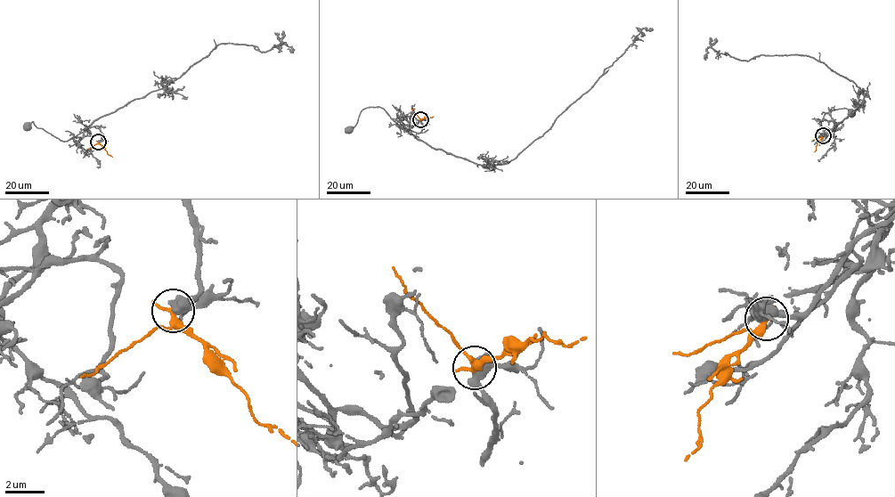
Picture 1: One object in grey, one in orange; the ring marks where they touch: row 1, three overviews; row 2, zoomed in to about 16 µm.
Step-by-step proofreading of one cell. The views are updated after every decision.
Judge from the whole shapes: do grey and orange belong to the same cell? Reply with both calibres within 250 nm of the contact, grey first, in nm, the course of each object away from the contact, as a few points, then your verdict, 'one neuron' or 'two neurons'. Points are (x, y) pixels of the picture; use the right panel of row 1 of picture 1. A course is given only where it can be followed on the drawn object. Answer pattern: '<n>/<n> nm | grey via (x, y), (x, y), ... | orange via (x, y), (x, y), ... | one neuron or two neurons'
550/280 nm | grey via (823, 135), (827, 134), (840, 122), (828, 130), (824, 129), (820, 122), (825, 114), (846, 108), (851, 114) | orange via (823, 135), (814, 151) | one neuron

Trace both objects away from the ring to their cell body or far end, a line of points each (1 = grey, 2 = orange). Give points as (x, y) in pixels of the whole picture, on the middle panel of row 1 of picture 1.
1: (420, 119), (423, 127), (415, 133), (400, 126), (383, 108), (369, 107), (360, 112), (349, 130)
2: (420, 119), (434, 117)

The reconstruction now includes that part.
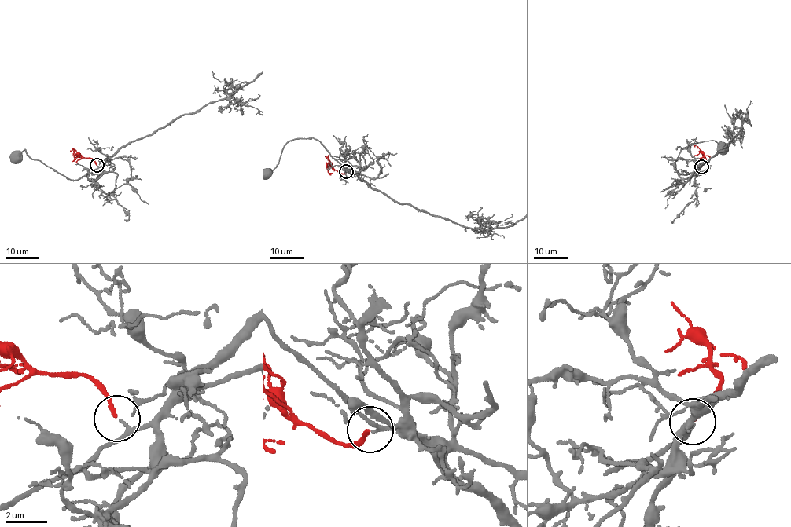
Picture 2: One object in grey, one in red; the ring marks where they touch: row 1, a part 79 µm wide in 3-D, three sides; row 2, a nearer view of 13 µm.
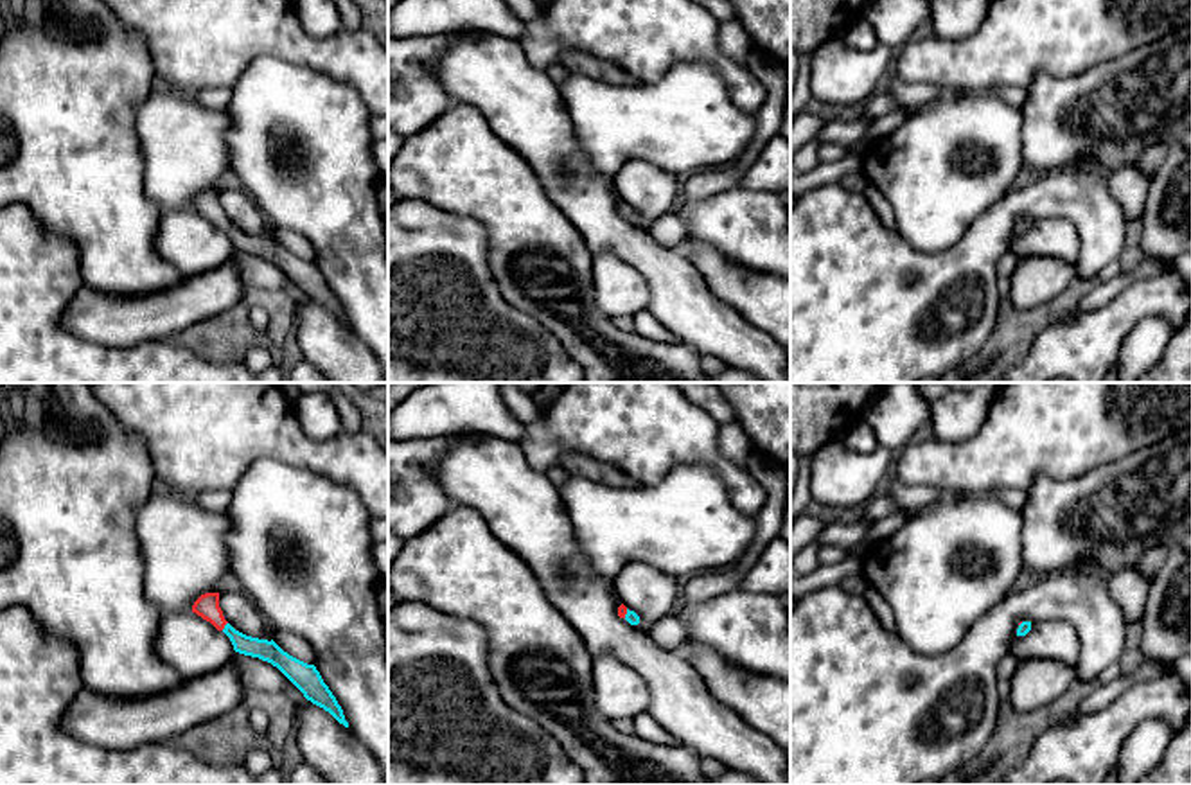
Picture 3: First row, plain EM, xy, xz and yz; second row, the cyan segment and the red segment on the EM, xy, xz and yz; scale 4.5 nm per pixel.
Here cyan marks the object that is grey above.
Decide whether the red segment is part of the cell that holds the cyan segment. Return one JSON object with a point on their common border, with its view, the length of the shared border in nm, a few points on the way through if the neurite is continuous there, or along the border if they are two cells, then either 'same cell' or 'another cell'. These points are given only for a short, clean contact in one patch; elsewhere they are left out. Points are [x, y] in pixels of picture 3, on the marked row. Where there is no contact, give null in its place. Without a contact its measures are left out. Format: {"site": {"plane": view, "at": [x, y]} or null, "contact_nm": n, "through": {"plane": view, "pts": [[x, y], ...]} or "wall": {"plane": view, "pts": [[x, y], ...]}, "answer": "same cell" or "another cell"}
{"site": {"plane": "xy", "at": [225, 626]}, "contact_nm": 50, "through": {"plane": "xy", "pts": [[268, 651], [245, 645], [225, 626], [207, 606]]}, "answer": "same cell"}

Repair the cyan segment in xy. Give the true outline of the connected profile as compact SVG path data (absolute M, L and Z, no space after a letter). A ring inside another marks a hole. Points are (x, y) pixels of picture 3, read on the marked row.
M219 593L201 595L194 602L192 613L210 622L217 631L223 631L230 638L235 652L259 657L277 666L304 693L307 701L323 708L340 724L348 728L341 706L323 683L316 666L289 656L273 639L259 639L235 631L223 616L219 607Z

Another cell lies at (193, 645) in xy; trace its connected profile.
M192 611L163 614L154 639L158 657L181 679L212 674L225 666L234 645L230 638Z

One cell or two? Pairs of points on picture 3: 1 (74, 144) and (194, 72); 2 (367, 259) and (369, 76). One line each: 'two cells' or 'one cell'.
1: two cells
2: two cells

